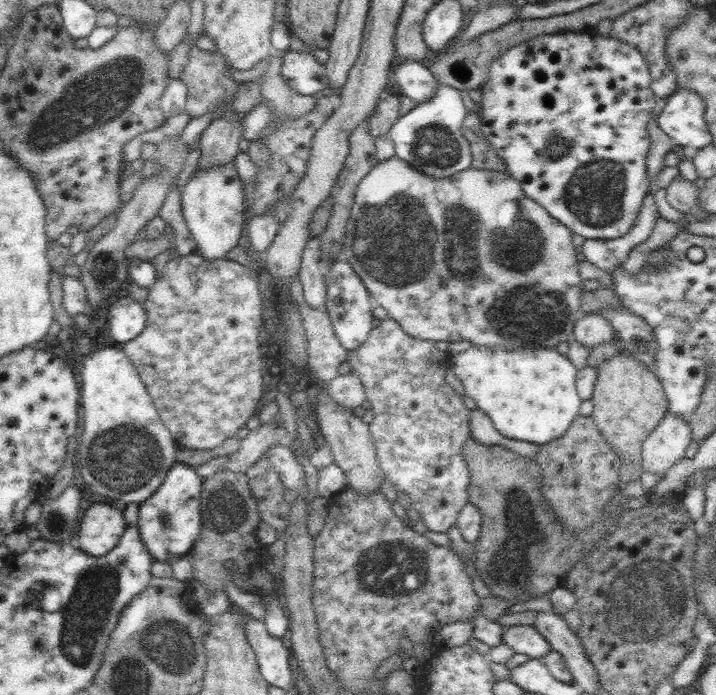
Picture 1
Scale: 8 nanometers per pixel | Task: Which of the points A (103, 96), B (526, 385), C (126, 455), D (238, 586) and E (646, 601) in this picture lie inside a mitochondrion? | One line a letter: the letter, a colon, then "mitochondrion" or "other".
A: mitochondrion
B: other
C: mitochondrion
D: other
E: mitochondrion

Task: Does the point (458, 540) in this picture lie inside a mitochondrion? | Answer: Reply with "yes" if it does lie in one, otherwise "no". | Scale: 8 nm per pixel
no

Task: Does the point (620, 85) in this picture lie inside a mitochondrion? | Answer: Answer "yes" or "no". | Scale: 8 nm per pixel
no

